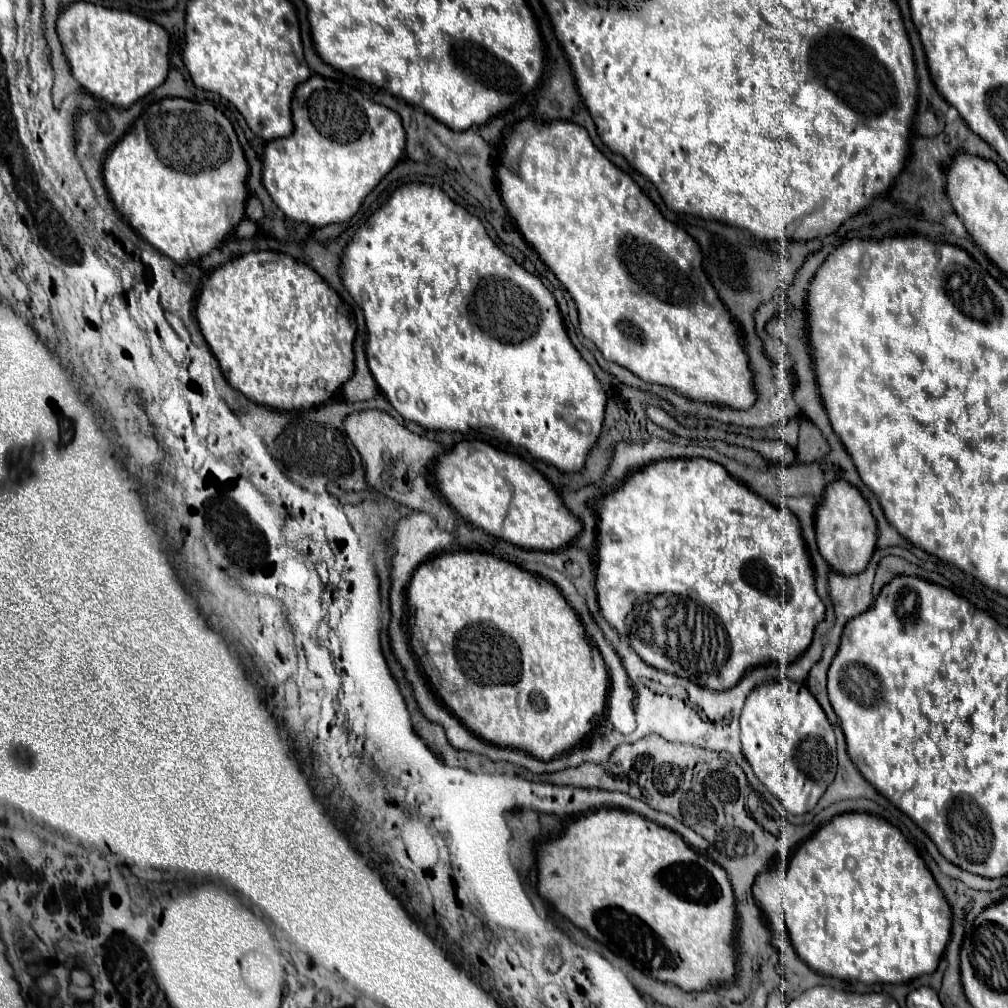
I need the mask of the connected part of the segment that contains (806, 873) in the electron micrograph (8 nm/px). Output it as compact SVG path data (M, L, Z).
M846 812L846 814L834 816L812 838L808 838L808 842L804 842L800 846L800 850L794 852L794 856L790 858L788 868L782 874L776 874L772 870L768 870L762 876L758 876L758 880L754 884L754 896L760 904L760 908L764 910L764 914L780 914L782 916L782 920L788 926L788 934L790 934L790 942L792 942L794 950L798 952L798 956L804 962L808 962L808 966L812 970L816 970L820 974L826 974L826 976L832 976L832 978L858 980L858 982L864 982L864 984L874 984L874 982L900 984L900 982L914 980L922 974L932 974L936 970L944 950L946 950L946 944L948 944L950 932L952 932L952 922L954 922L950 906L946 904L946 894L942 892L942 888L938 888L934 876L930 874L928 866L924 864L924 860L920 858L915 847L906 840L906 836L896 826L888 824L884 818L878 818L878 816L866 814L866 812Z

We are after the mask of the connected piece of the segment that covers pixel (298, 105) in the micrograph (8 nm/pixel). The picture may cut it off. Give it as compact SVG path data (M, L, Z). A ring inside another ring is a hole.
M312 74L306 84L300 84L296 94L294 94L294 100L292 100L292 116L294 116L294 132L288 136L288 138L276 138L272 140L268 146L266 146L266 156L264 156L264 170L262 170L262 182L270 194L270 198L276 202L276 206L286 214L286 218L294 220L294 222L306 222L310 226L326 226L326 224L336 224L336 222L346 222L350 220L362 206L364 198L378 186L378 182L402 160L404 156L404 146L406 146L406 134L404 134L404 128L402 128L402 122L400 122L400 116L396 112L392 112L390 108L382 106L382 104L376 104L368 98L364 98L358 90L350 88L350 86L344 86L344 84L338 84L336 80L330 80L330 78L322 78L318 74Z

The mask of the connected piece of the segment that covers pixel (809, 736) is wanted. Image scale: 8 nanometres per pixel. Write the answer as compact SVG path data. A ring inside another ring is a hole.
M788 678L772 680L756 686L750 696L746 698L746 704L740 714L740 738L742 738L742 750L746 760L750 762L756 778L784 804L784 808L790 814L806 814L810 812L816 802L822 798L826 788L832 784L836 776L836 736L832 740L832 726L822 712L820 704L810 696L808 688L804 684L796 684Z

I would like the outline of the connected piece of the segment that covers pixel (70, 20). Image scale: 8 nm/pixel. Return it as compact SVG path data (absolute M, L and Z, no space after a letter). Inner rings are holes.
M92 2L70 4L58 18L58 36L74 78L94 96L118 108L128 108L136 100L156 90L170 70L168 32L142 16L126 10L112 10Z

